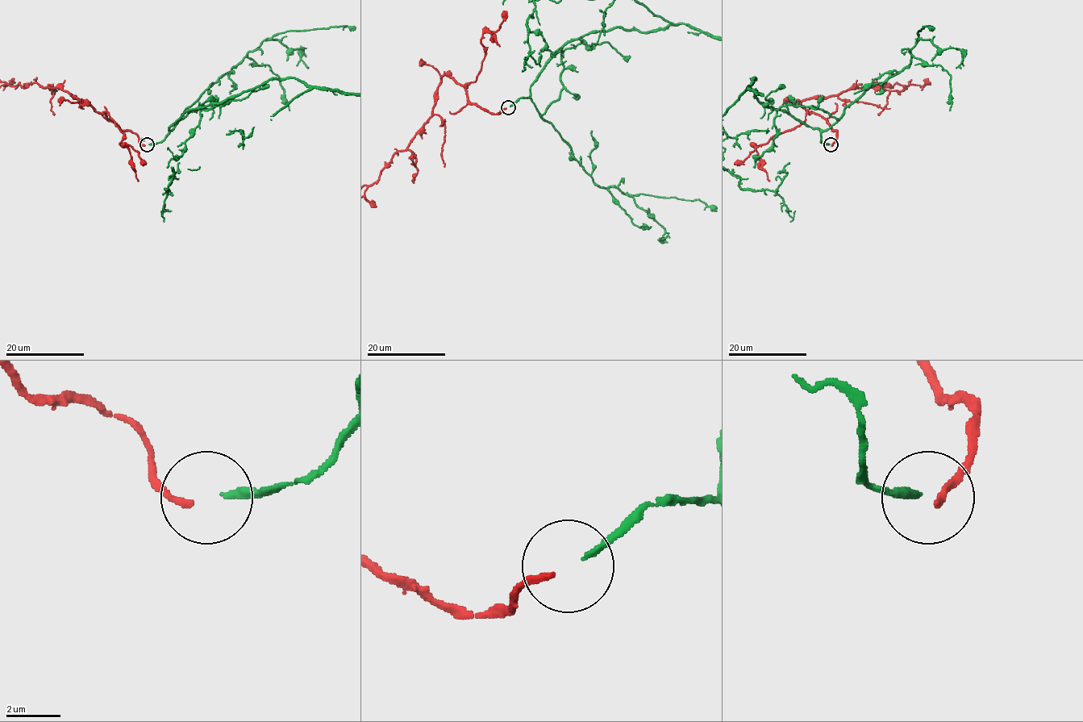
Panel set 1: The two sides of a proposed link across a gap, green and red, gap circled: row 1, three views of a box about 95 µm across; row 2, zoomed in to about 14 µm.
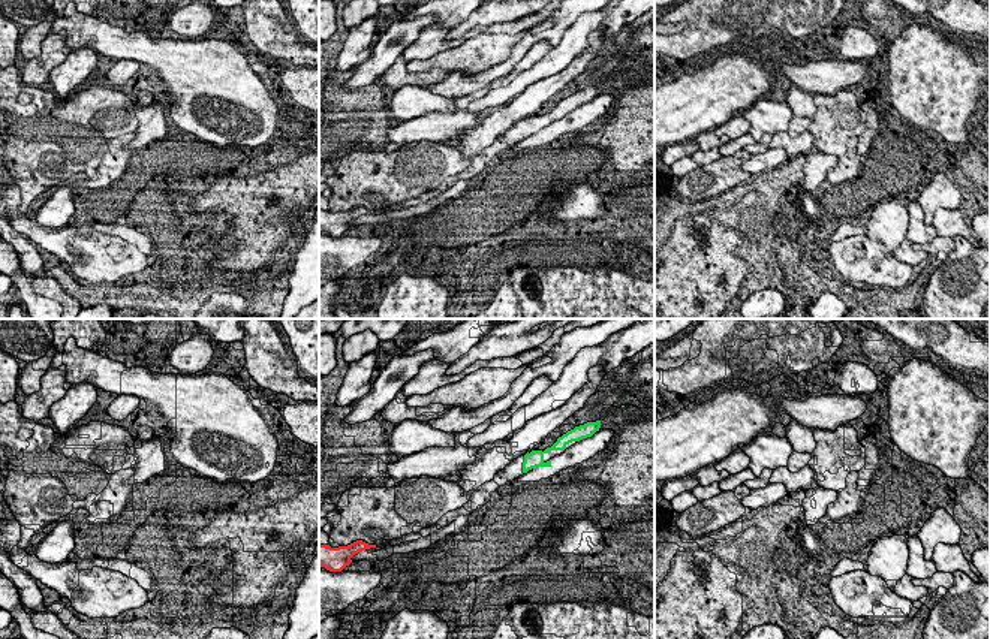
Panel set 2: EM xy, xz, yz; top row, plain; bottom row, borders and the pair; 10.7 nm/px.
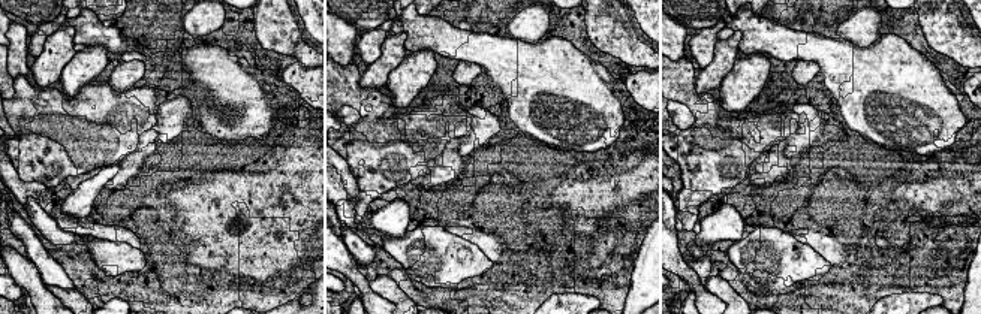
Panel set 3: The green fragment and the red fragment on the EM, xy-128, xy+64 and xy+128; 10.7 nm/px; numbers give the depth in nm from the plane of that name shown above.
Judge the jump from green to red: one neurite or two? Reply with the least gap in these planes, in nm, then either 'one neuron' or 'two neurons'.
1750 nm apart; one neuron

